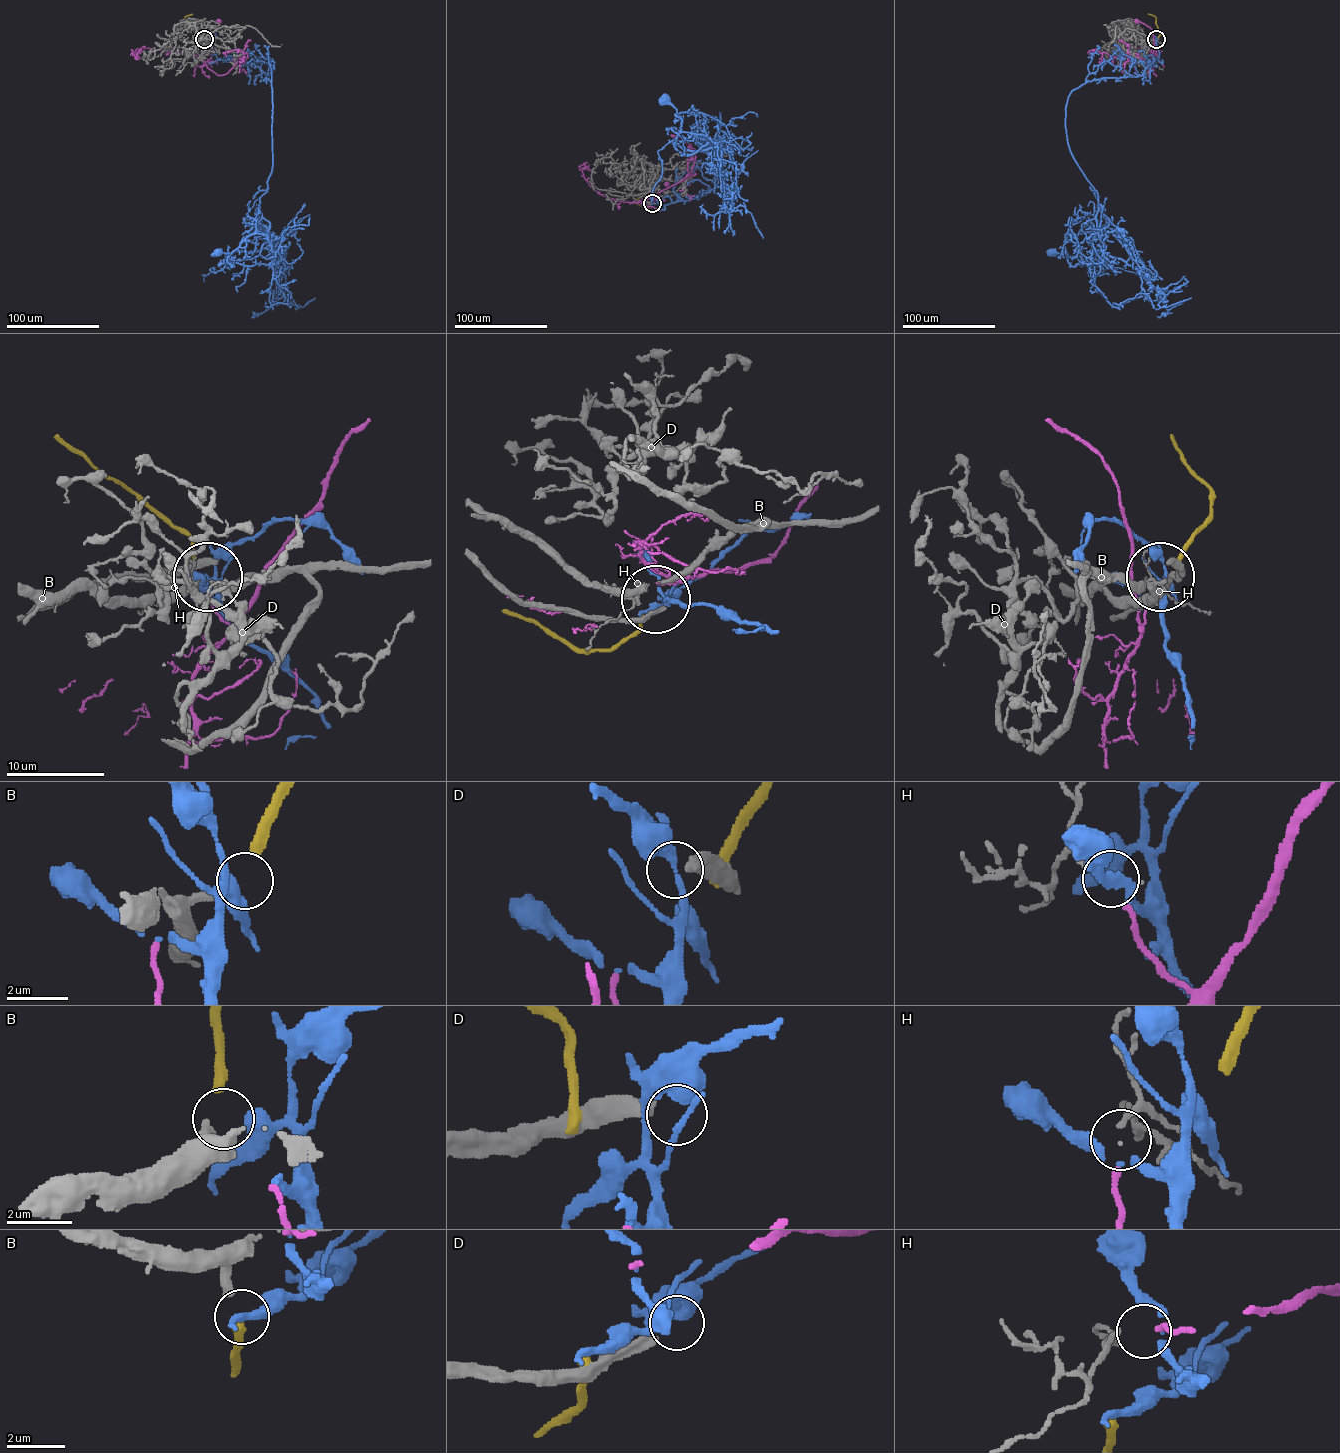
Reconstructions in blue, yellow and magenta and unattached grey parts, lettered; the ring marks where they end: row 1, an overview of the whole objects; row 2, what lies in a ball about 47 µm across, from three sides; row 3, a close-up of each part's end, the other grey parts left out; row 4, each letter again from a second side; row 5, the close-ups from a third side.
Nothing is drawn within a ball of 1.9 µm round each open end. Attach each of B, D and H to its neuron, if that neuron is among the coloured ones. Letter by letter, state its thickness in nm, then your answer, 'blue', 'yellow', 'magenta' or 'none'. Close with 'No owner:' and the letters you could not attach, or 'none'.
B: 320 nm | yellow
D: 400 nm | none
H: 120 nm | magenta
No owner: D

